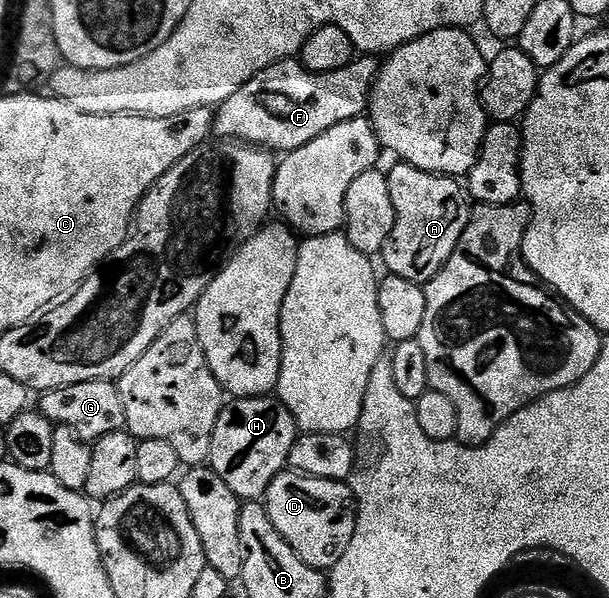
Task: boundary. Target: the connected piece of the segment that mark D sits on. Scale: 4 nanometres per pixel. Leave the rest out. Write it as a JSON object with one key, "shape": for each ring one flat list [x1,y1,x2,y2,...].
{"shape":[[284,470,267,487,265,507,269,522,273,522,273,530,289,542,293,554,310,568,335,568,345,550,349,550,349,542,353,542,357,505,350,483]]}

